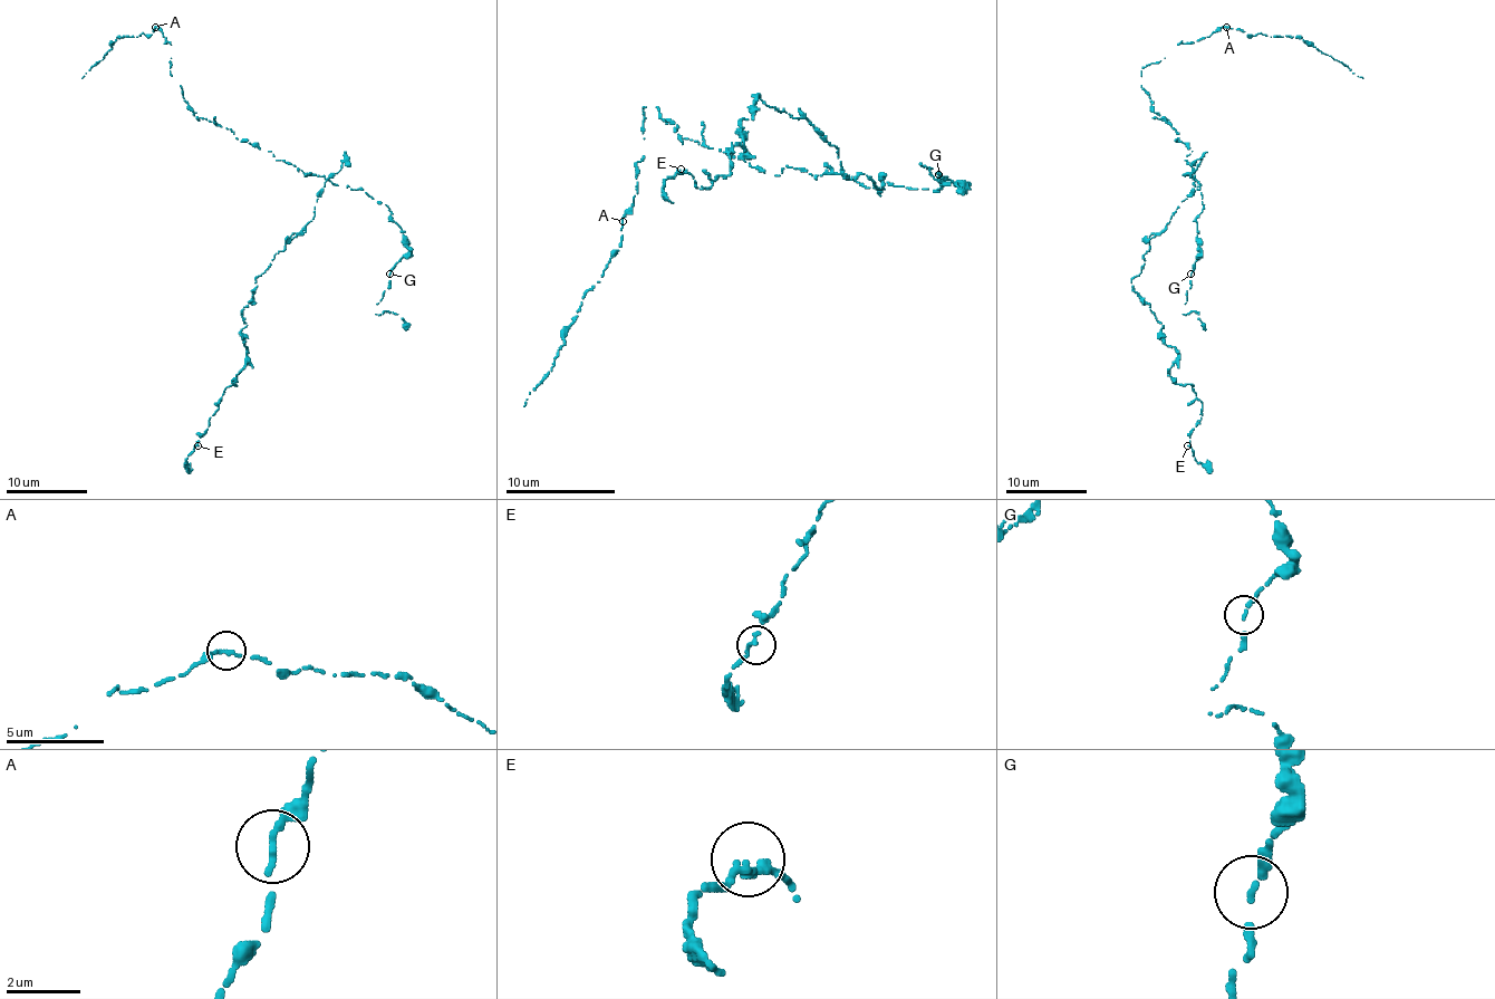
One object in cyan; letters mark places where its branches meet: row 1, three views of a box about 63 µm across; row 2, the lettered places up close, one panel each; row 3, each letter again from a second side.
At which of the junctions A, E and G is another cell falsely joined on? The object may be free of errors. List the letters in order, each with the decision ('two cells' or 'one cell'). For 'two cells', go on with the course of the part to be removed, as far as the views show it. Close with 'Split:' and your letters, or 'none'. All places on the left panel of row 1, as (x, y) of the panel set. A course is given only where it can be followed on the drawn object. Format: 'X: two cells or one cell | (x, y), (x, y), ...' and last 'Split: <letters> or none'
A: two cells | (155, 27), (151, 35), (118, 37), (103, 59), (83, 77)
E: one cell
G: one cell
Split: A

